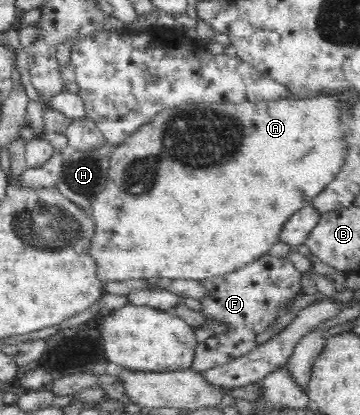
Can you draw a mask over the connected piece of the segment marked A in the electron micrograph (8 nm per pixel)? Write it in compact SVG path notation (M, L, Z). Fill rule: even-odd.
M288 93L286 98L273 102L243 102L243 104L198 105L189 104L185 108L166 109L157 114L149 123L145 123L129 138L125 139L110 158L110 167L107 173L105 187L92 202L94 220L94 235L90 245L91 257L106 281L121 282L128 279L154 279L157 277L205 279L227 274L229 271L239 270L242 266L257 261L262 255L268 254L272 247L279 243L280 232L285 222L304 208L310 205L313 198L325 190L325 186L333 182L344 158L344 141L340 128L341 99L338 95L317 96L298 100Z

